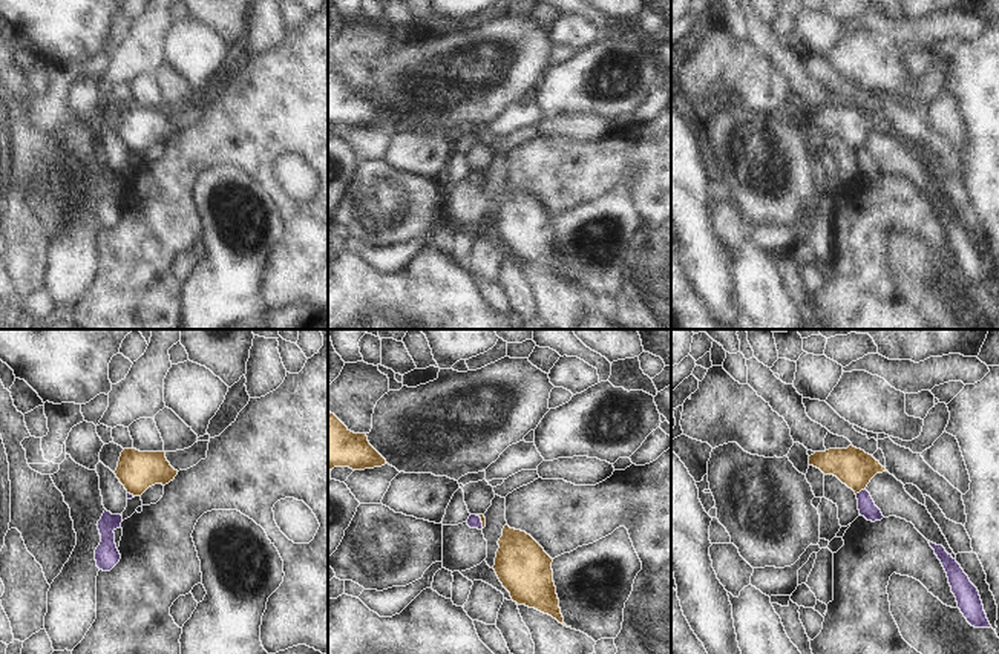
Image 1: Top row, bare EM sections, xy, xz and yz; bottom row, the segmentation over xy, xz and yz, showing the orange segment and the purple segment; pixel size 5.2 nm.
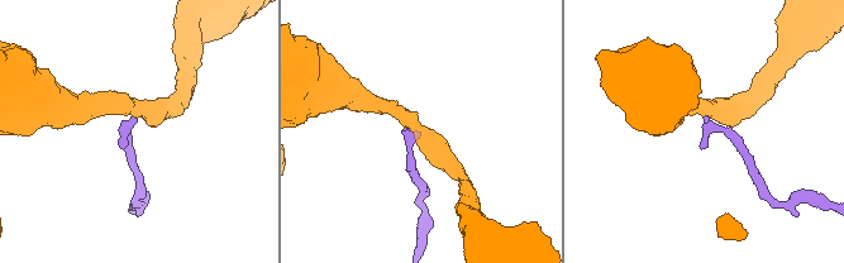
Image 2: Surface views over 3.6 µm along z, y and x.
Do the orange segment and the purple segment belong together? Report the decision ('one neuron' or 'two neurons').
two neurons

